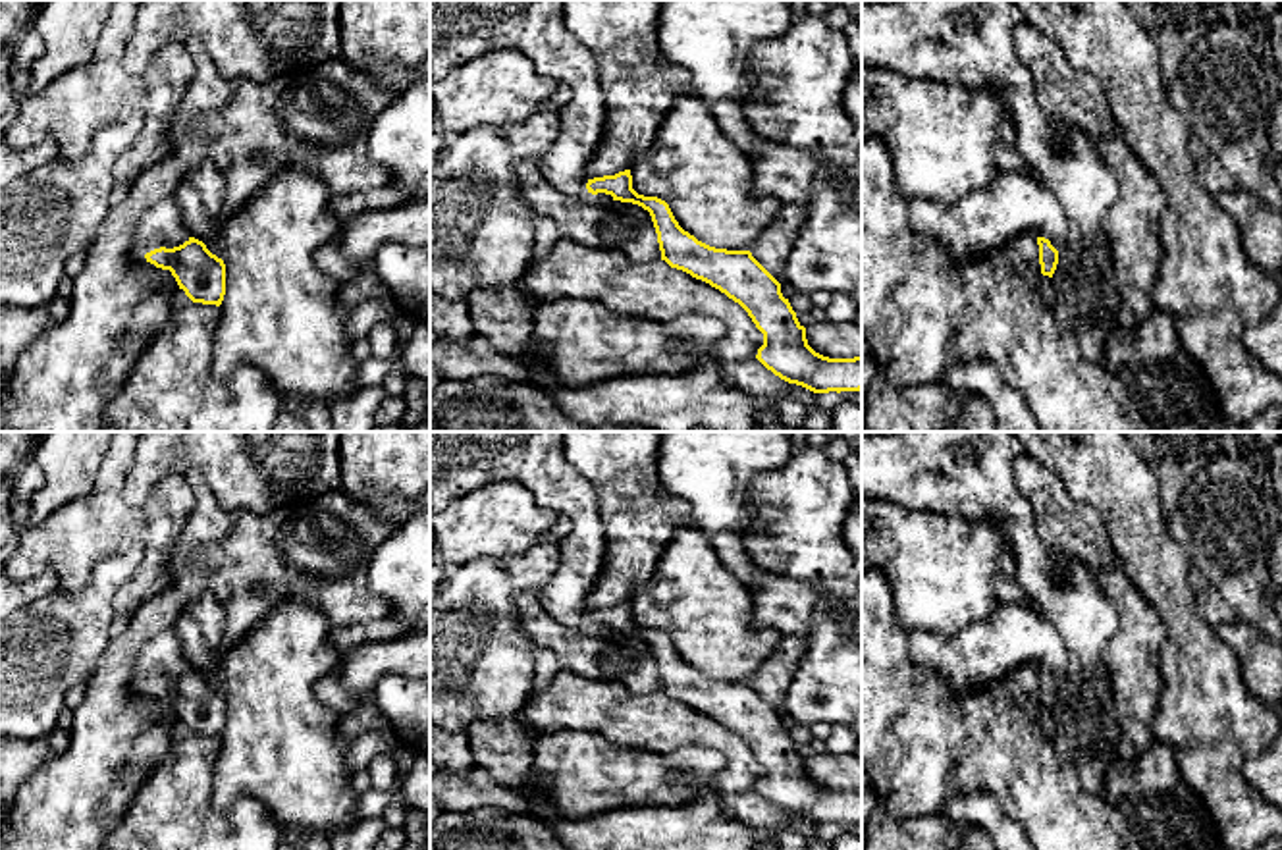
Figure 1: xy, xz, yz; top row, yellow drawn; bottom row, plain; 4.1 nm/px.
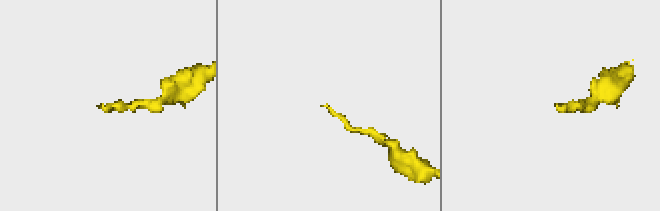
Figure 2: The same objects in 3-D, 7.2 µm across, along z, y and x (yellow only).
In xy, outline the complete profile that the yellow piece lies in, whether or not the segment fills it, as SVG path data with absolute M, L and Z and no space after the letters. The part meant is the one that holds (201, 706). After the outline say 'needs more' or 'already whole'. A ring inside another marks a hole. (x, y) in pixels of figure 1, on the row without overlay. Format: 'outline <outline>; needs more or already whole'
outline M175 628L148 638L137 657L133 684L156 700L170 702L193 734L222 736L226 696L189 665Z; needs more

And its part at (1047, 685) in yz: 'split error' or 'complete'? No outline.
split error

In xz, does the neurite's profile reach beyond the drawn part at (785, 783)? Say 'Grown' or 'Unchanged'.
Grown

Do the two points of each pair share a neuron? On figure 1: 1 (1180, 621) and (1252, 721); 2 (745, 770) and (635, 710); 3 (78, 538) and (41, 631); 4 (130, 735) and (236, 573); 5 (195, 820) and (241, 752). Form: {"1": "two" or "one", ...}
{"1": "one", "2": "one", "3": "two", "4": "one", "5": "two"}

